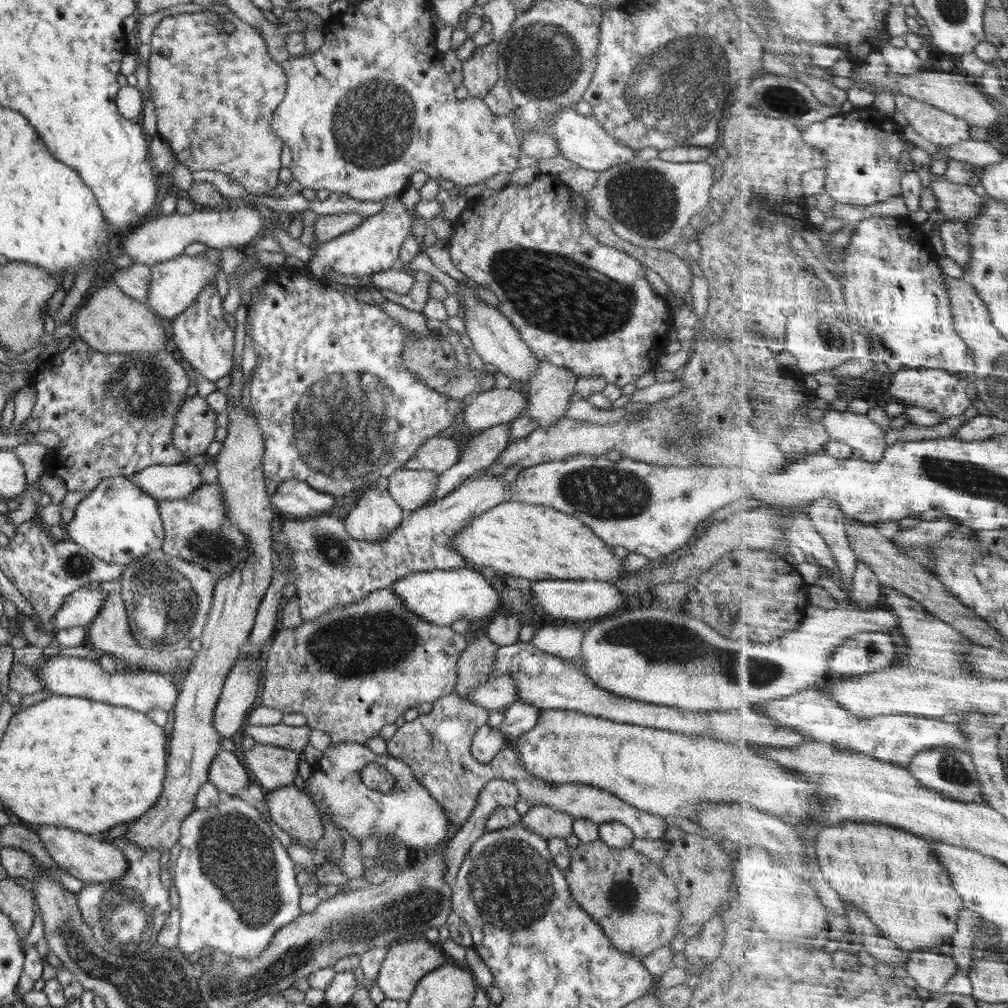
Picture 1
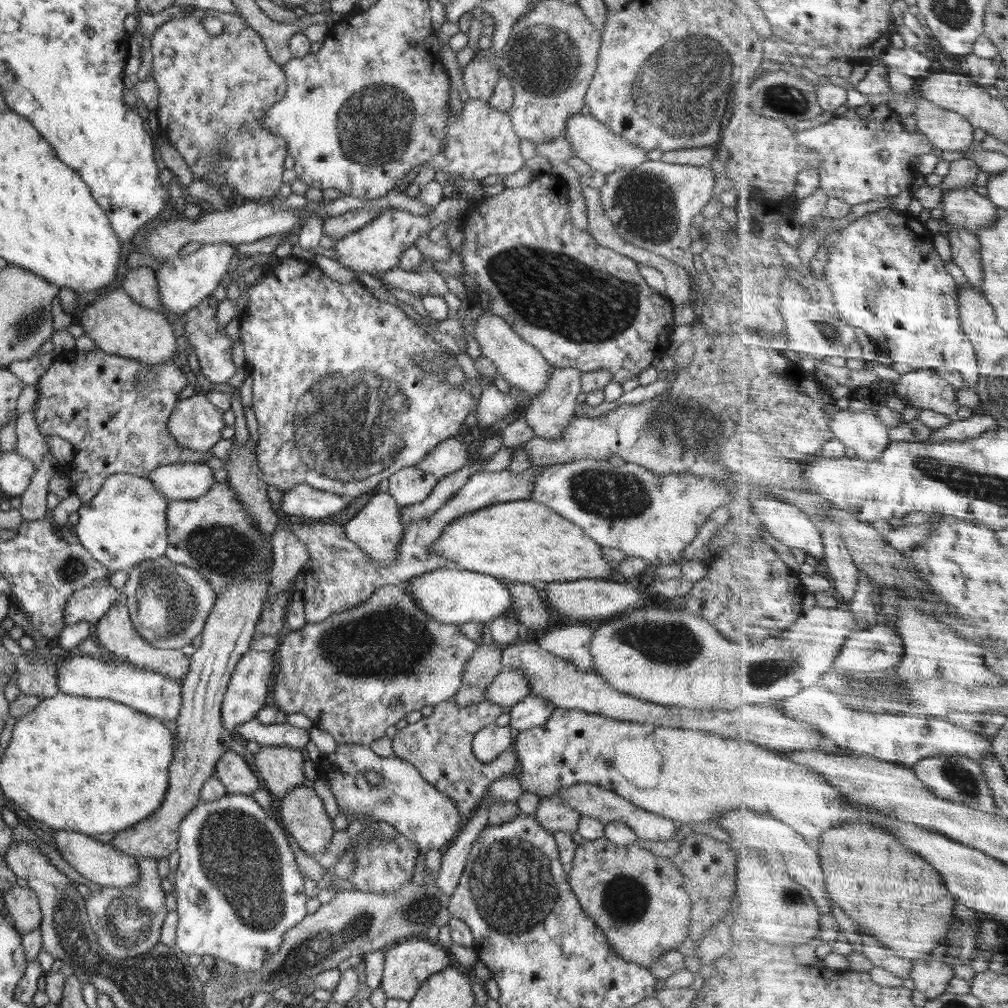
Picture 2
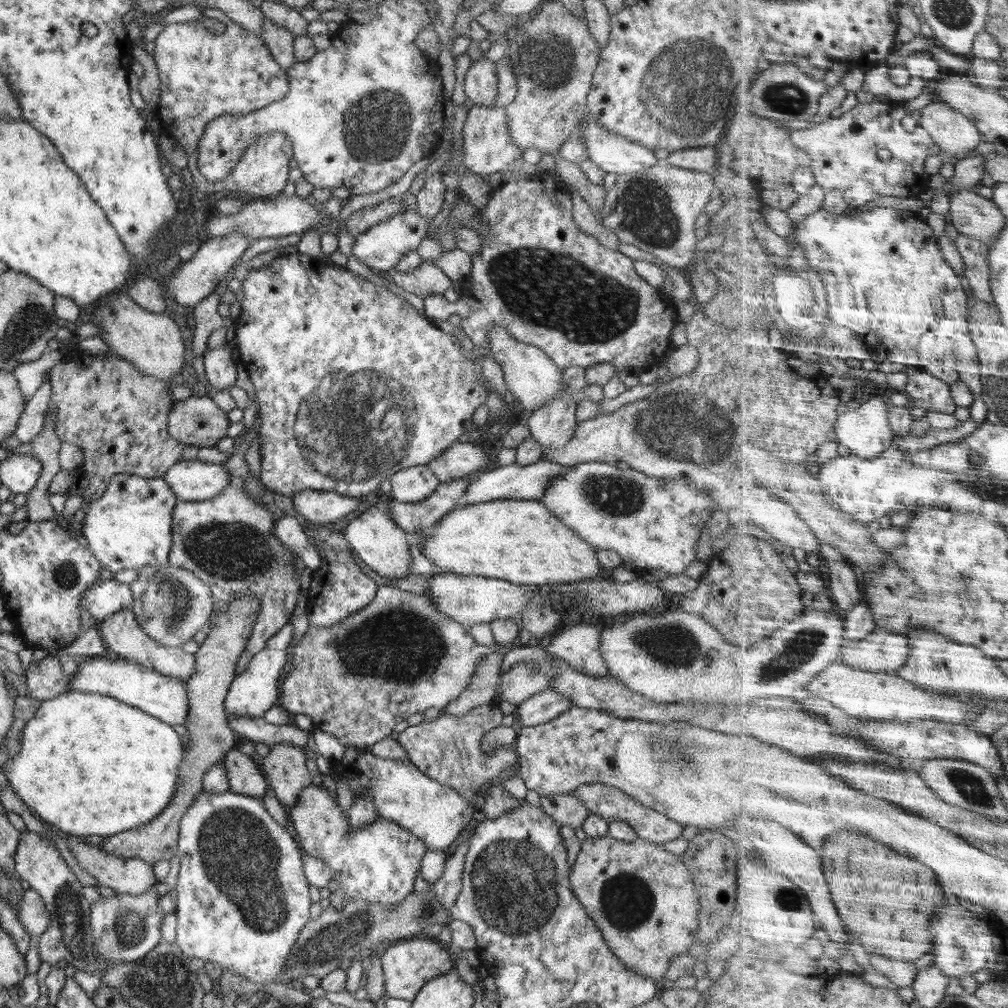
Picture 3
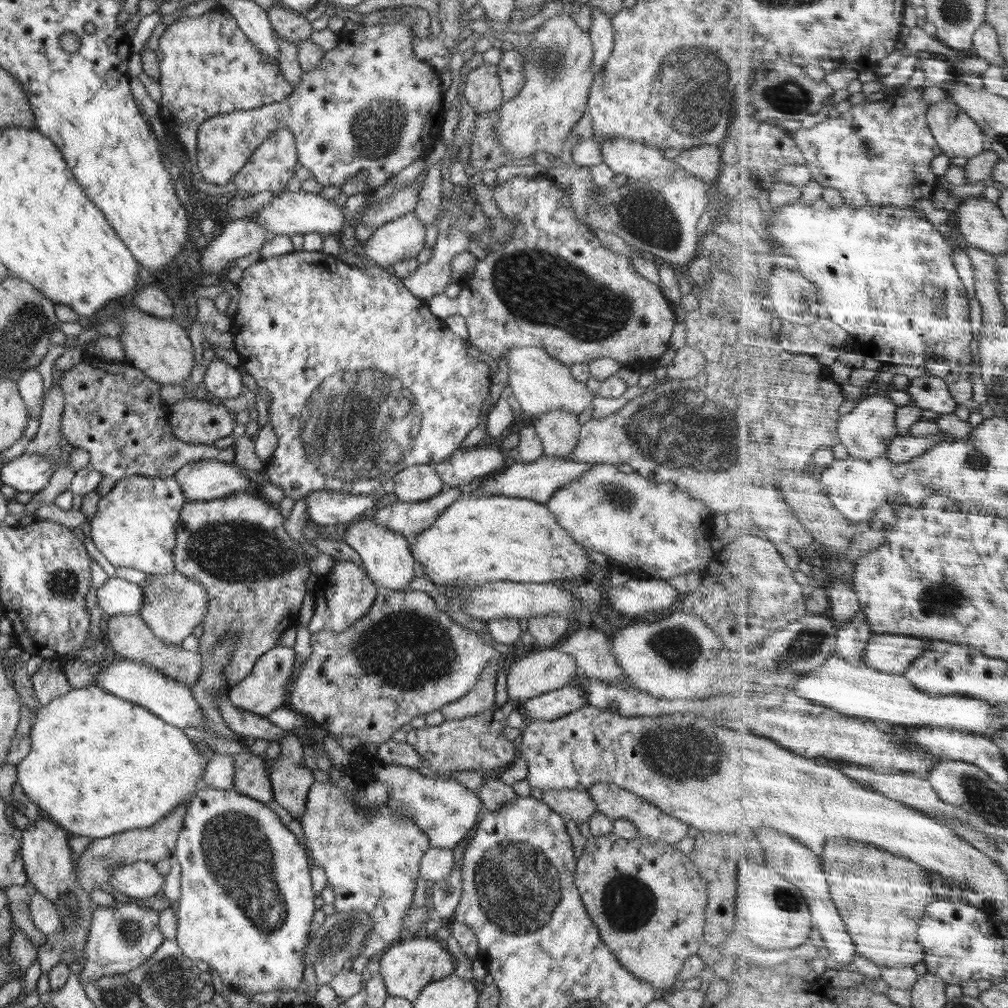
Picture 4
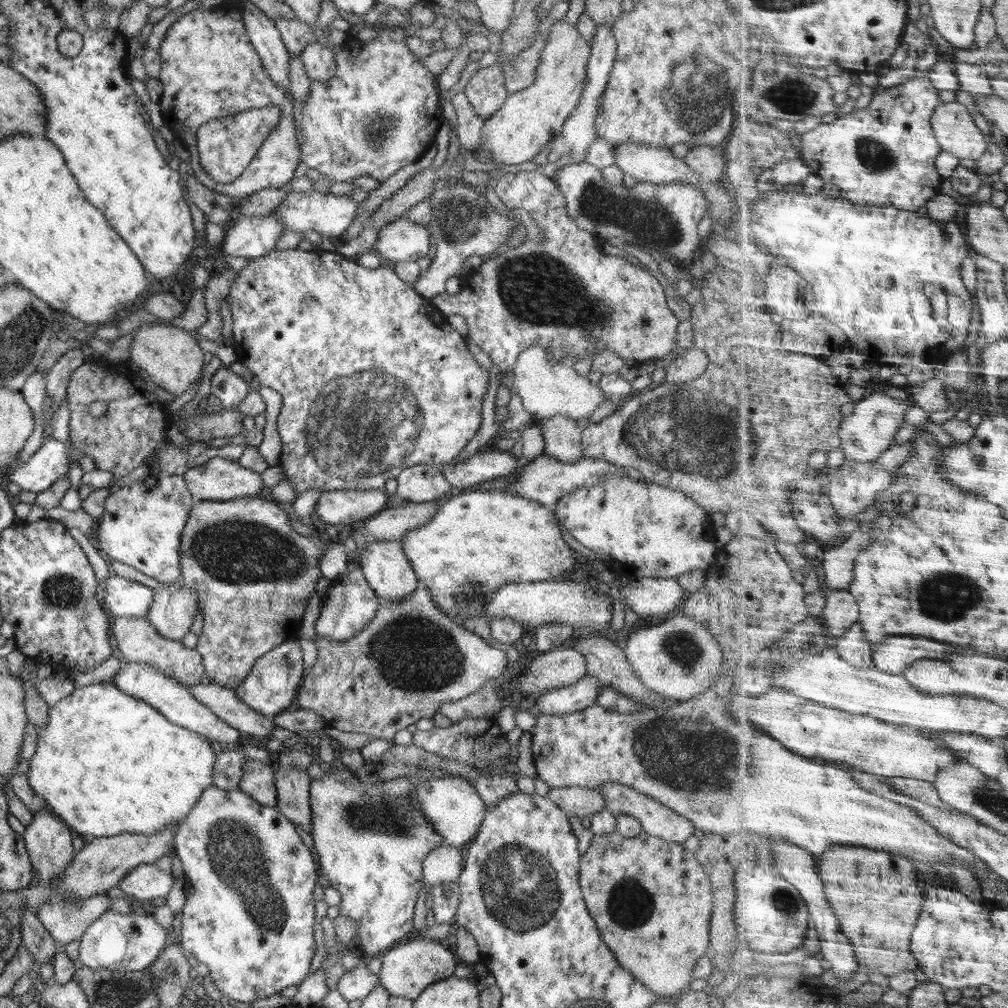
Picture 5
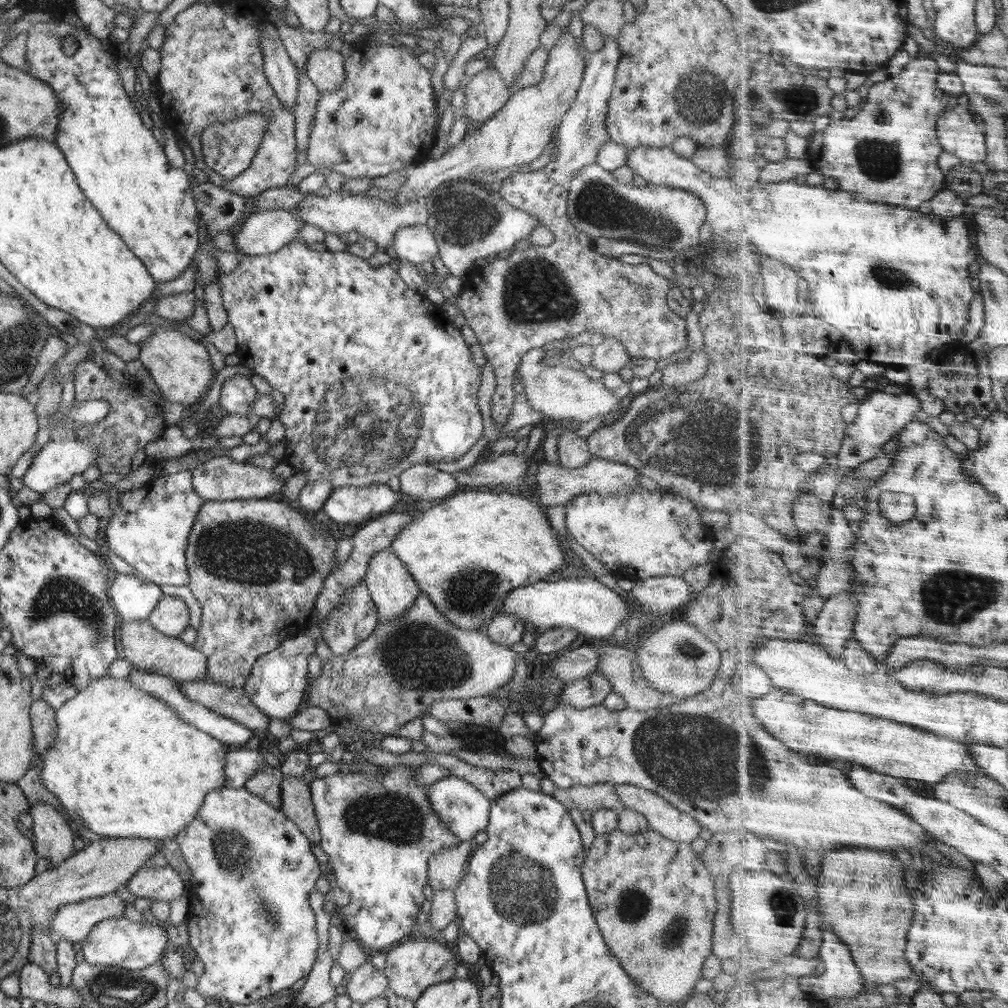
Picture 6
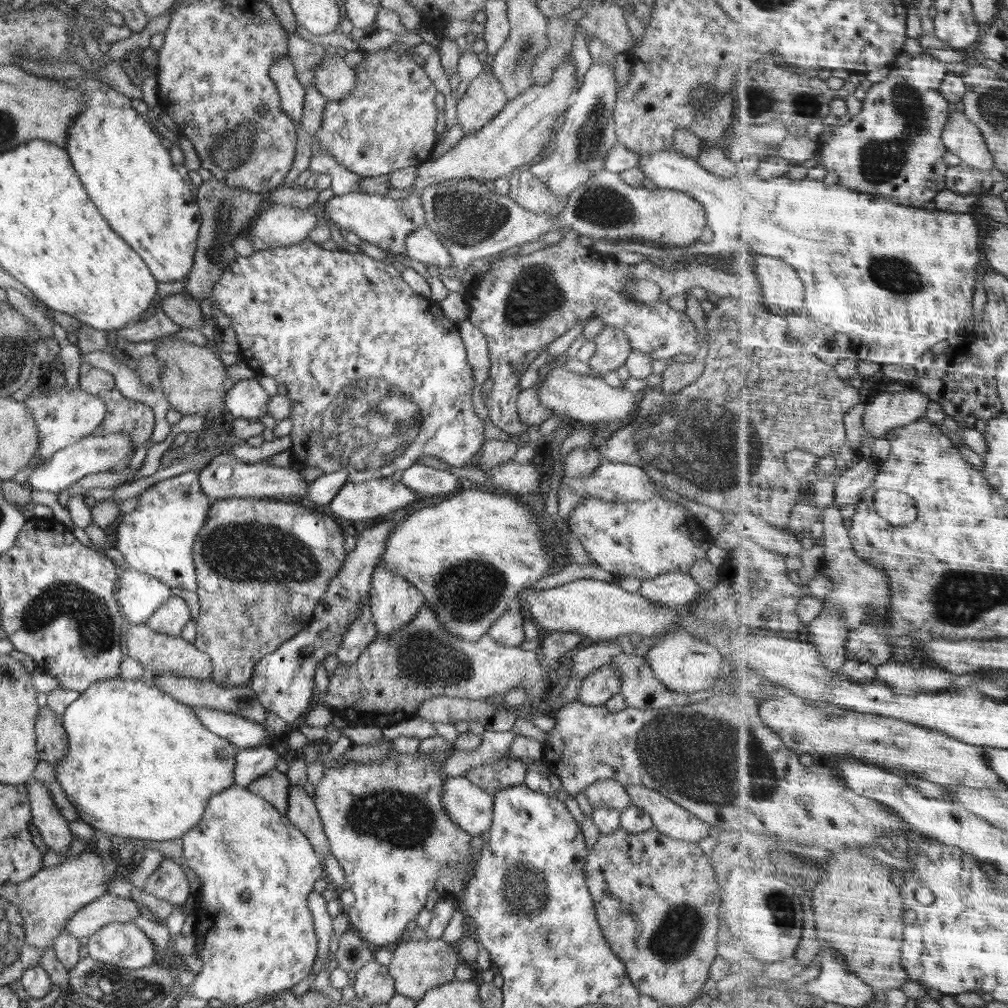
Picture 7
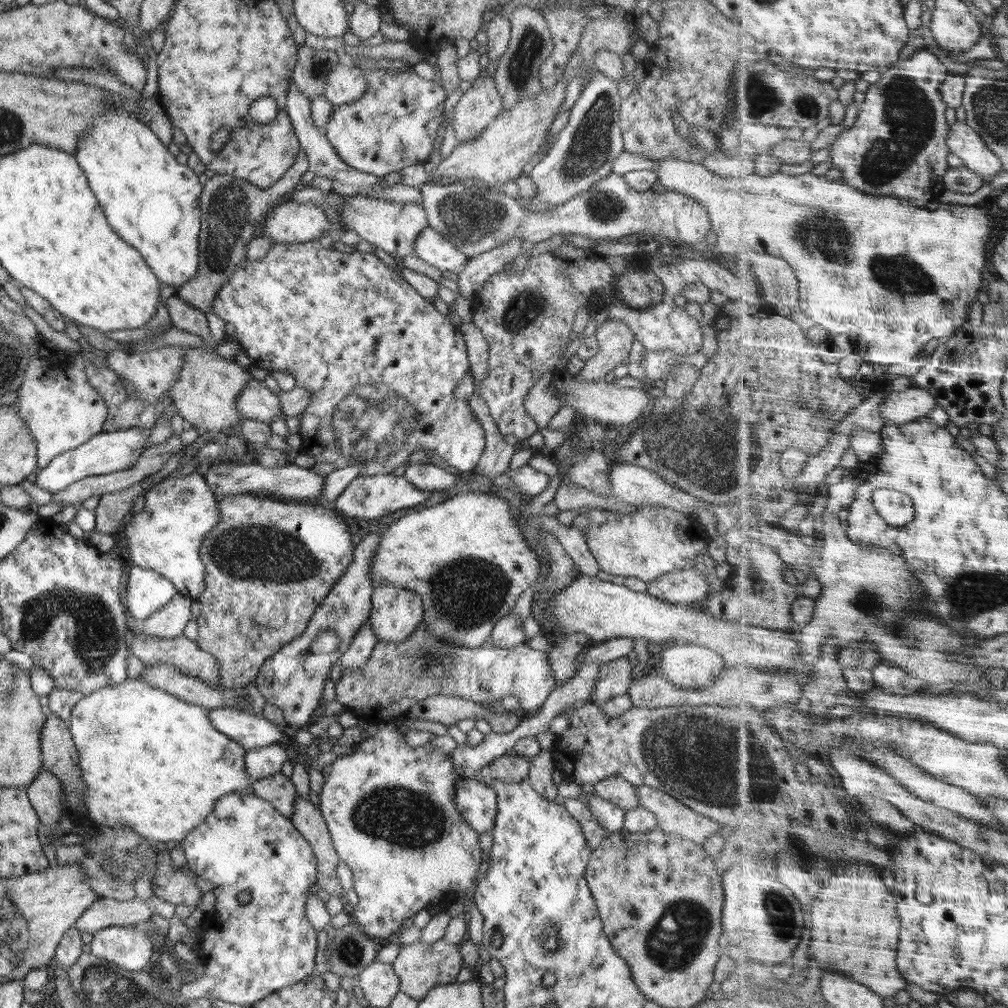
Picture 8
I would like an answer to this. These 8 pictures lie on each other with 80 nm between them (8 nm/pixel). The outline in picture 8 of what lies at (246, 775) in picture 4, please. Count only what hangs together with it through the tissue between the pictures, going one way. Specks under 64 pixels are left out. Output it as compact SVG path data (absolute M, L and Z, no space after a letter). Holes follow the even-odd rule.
M282 773L261 778L252 783L251 790L261 800L270 802L274 809L284 817L291 819L296 808L296 788Z

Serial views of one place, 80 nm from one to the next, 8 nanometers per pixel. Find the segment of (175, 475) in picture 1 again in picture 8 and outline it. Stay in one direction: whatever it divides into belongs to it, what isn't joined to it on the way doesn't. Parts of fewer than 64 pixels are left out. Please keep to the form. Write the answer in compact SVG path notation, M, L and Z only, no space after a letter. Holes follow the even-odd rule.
M230 461L212 465L204 474L206 484L216 495L220 494L280 494L288 498L306 498L306 500L319 501L323 484L327 478L314 474L312 470L295 465L292 461L285 467L273 467L273 463L258 461L247 465L237 465Z

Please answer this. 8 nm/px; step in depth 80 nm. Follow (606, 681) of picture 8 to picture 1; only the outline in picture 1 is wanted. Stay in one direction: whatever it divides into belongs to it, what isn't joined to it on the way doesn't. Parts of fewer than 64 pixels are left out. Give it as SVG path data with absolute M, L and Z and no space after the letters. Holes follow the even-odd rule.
M516 700L506 707L504 719L498 727L513 745L519 736L534 728L541 710L542 708L536 708L531 704L524 704L521 700Z

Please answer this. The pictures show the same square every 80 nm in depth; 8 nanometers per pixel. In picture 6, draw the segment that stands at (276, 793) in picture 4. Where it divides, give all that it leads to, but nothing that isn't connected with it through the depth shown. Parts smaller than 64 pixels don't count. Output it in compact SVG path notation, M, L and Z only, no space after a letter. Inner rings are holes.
M284 776L281 812L304 834L310 844L320 845L322 837L311 800L311 789L303 780Z

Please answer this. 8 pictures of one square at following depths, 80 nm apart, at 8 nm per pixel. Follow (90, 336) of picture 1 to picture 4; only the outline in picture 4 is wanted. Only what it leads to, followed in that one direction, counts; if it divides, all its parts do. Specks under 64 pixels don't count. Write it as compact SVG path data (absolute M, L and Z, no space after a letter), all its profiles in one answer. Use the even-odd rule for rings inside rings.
M134 305L120 306L116 316L122 323L122 334L118 340L123 346L126 355L125 363L141 371L163 387L180 386L188 379L196 362L192 349L192 342L185 328L173 318L158 318L157 316L142 313Z

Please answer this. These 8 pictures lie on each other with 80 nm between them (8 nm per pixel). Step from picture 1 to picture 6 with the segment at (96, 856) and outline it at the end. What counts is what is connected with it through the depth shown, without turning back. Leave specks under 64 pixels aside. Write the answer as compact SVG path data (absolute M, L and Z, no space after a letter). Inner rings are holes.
M170 865L140 867L127 882L127 889L138 898L164 900L169 903L186 894L180 875Z

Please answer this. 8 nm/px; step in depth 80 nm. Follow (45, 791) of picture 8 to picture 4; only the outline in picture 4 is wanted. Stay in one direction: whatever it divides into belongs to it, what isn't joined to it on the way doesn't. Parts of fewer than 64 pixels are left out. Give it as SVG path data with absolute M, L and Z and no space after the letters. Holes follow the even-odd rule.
M42 814L34 825L21 832L22 859L28 881L54 904L62 921L63 931L47 935L46 942L37 950L37 961L44 974L49 974L50 969L61 961L62 954L70 949L73 950L75 962L84 963L83 950L89 940L89 928L96 906L90 899L90 893L81 887L75 877L69 839L69 834L60 825Z

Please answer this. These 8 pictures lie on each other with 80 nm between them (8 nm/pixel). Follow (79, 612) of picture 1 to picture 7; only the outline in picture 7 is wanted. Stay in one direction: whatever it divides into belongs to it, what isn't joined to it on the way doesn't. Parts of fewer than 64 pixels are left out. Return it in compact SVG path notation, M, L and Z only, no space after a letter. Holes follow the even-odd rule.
M126 568L120 571L119 576L115 597L121 613L130 623L145 623L173 595L167 584L148 574Z

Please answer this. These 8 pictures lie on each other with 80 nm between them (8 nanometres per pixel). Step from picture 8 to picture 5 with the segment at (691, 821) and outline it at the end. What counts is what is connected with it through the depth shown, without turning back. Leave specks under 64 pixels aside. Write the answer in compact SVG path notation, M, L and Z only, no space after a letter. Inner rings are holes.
M612 782L602 784L599 788L600 793L604 796L604 801L606 801L606 809L612 812L614 817L622 814L636 818L640 821L641 832L646 832L650 836L656 836L664 841L678 844L683 844L690 836L694 835L695 826L692 825L692 822L689 822L688 819L673 812L672 809L662 805L650 796L637 792L636 789Z

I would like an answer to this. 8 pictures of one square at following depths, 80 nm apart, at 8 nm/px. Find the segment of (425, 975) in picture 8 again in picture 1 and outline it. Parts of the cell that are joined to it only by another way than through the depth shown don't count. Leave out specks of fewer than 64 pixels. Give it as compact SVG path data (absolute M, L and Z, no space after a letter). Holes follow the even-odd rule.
M418 938L412 941L399 942L387 949L387 955L382 961L375 982L384 992L385 998L407 1001L410 1000L418 981L424 975L450 961L451 959L438 948L436 943L428 940Z

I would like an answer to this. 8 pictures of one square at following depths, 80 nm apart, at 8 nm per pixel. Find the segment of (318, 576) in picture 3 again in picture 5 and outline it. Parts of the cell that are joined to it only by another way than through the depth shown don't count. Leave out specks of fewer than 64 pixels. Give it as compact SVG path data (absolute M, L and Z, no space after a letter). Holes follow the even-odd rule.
M349 560L343 573L336 579L334 586L331 586L327 599L321 599L320 616L314 626L321 637L337 641L351 639L357 632L366 628L375 617L379 605L379 598L366 582L362 569L358 565L353 565Z

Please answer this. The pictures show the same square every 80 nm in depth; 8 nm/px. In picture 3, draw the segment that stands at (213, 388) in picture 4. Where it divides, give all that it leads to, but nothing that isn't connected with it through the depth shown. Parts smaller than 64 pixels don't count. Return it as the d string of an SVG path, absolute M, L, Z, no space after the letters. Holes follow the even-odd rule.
M228 344L214 349L207 346L203 354L208 382L220 392L234 385L238 365L233 362L231 347Z

